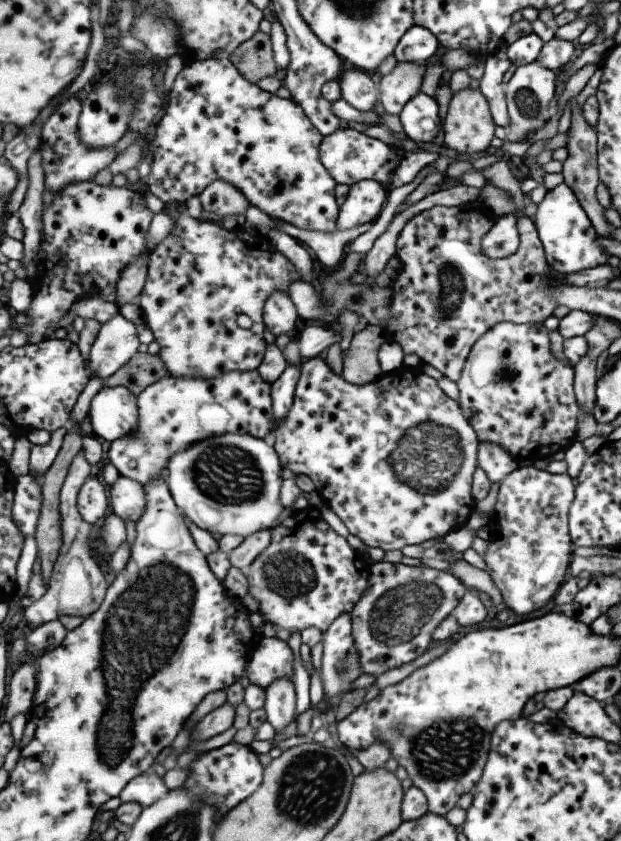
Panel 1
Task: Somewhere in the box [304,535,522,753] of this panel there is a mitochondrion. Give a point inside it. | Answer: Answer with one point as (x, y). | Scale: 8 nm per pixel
(398, 616)

